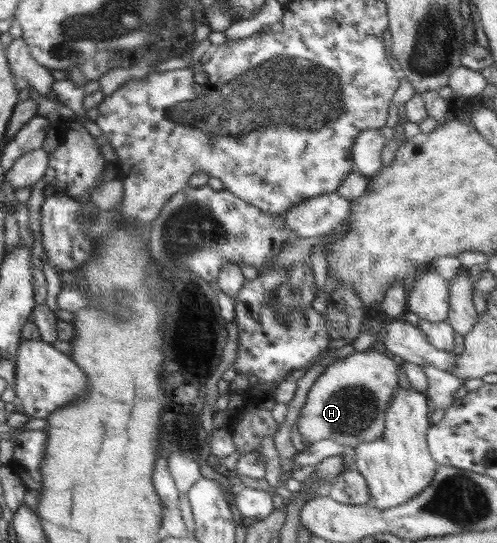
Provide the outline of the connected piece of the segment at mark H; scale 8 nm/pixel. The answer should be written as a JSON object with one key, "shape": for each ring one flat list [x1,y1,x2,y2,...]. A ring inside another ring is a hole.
{"shape":[[374,348,354,351,329,365,307,393,296,420,298,431,310,443,338,443,353,453,360,442,370,442,384,430,384,412,398,387,398,364]]}

